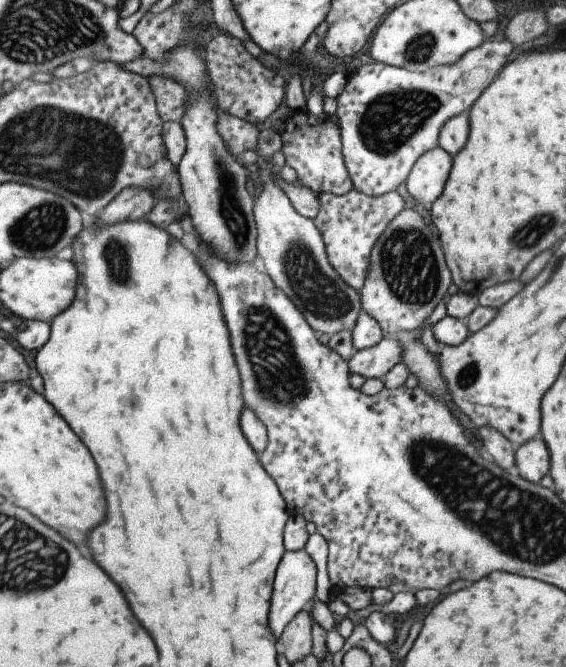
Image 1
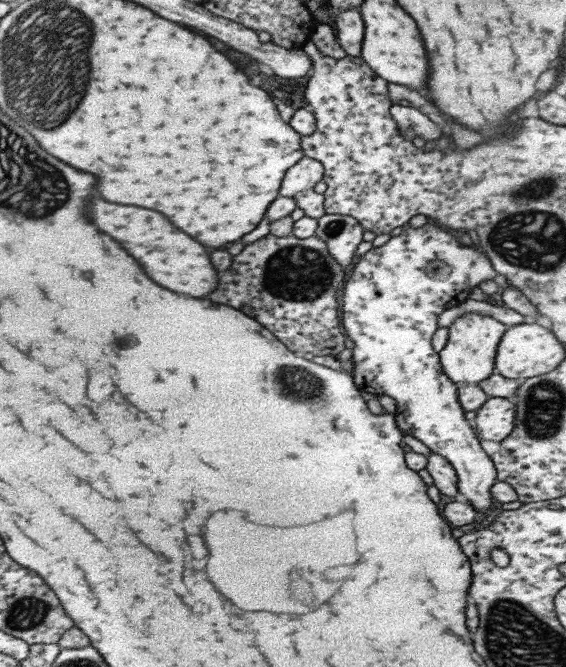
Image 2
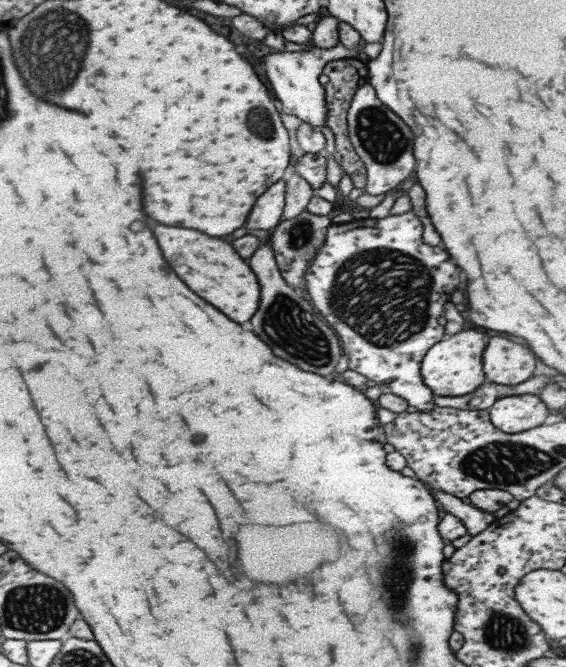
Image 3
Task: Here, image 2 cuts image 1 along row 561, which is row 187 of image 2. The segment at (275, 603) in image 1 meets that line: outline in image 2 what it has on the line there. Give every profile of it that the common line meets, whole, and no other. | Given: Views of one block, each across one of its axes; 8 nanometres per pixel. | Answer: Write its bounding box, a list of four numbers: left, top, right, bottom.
[279,157,324,219]

